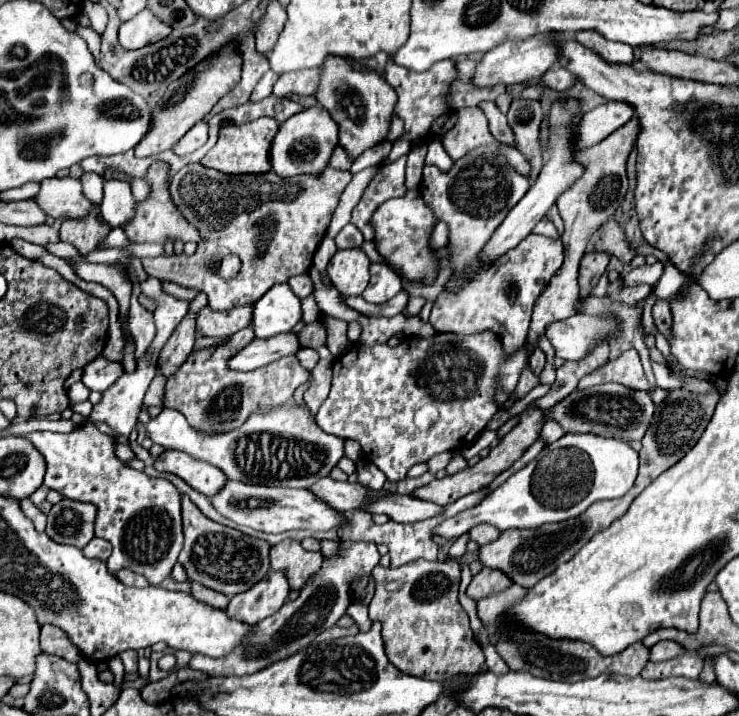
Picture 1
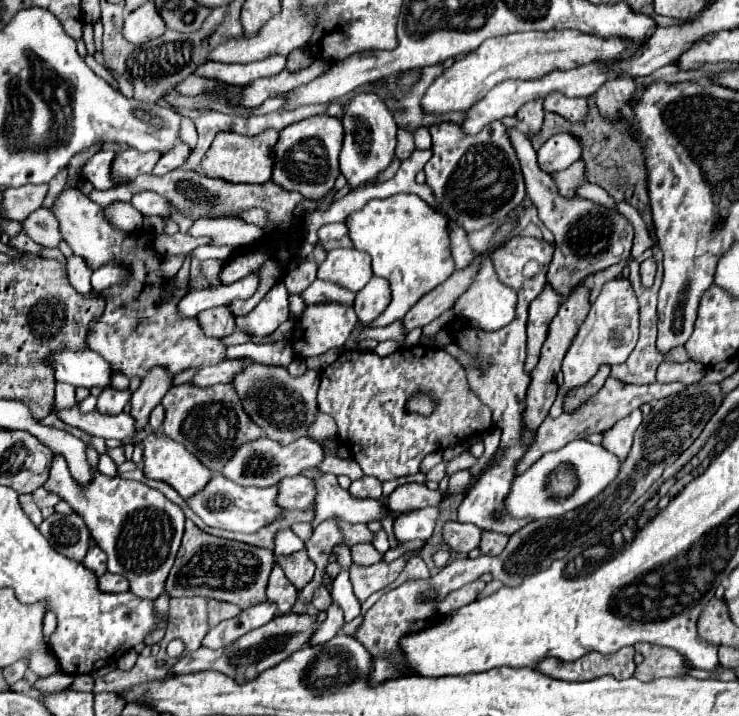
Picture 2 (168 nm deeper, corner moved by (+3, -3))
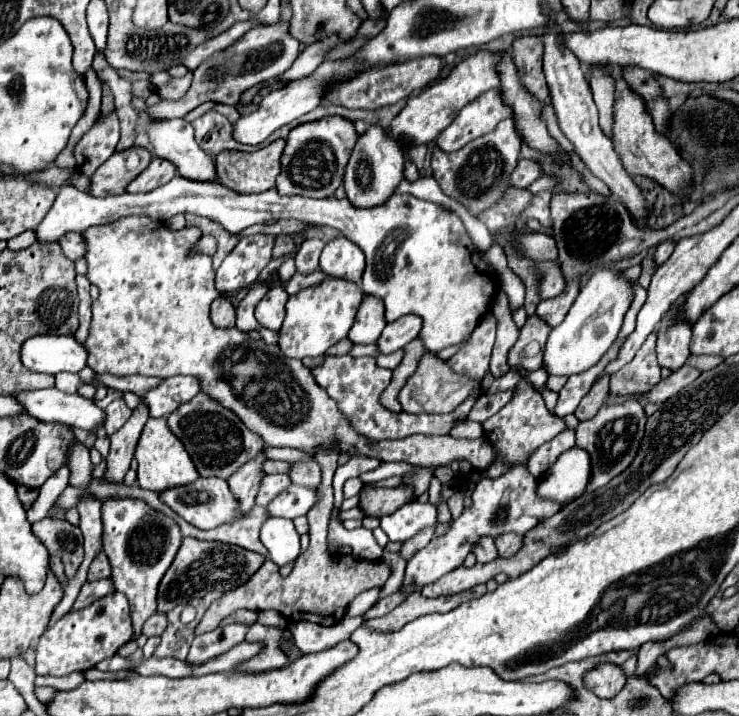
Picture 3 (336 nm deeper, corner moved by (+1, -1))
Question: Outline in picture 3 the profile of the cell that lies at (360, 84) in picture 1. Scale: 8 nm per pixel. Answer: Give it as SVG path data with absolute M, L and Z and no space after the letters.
M370 124L364 134L358 136L356 146L350 154L346 176L344 176L344 188L348 194L348 200L360 208L378 206L384 204L394 188L404 178L404 150L402 144L390 136L386 128L380 124Z

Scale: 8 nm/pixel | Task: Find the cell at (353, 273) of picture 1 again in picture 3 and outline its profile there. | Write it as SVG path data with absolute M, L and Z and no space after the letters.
M340 236L324 246L320 256L320 270L332 278L358 282L364 270L364 254L348 238Z

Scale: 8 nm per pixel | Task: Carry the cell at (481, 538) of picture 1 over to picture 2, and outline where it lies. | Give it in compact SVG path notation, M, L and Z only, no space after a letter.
M484 532L482 534L482 544L480 544L480 552L488 554L488 556L498 556L508 544L508 536L506 534L496 534L496 532Z

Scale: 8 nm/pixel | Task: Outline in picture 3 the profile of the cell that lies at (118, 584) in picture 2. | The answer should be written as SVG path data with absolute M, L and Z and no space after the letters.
M104 578L104 580L98 580L98 582L86 582L86 586L82 586L82 590L80 590L72 608L78 610L82 606L88 606L94 600L98 600L98 598L110 594L110 592L114 592L114 584L112 584L110 578Z

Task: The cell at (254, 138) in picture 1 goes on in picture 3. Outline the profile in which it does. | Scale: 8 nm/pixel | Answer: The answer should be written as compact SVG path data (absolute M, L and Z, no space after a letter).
M280 138L264 146L262 150L244 154L244 160L240 160L242 152L238 150L218 154L218 158L214 158L214 164L220 184L242 194L270 190L274 186L276 176L280 174L282 150L284 140Z

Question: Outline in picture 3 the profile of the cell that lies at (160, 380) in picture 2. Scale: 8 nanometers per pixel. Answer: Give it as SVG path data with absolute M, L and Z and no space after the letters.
M140 400L140 404L132 410L132 416L128 418L128 422L110 436L110 454L106 458L108 462L108 472L106 478L114 480L114 482L122 482L130 462L134 458L134 446L138 444L138 434L142 434L142 426L146 424L146 420L150 418L150 414L146 414L146 404Z

